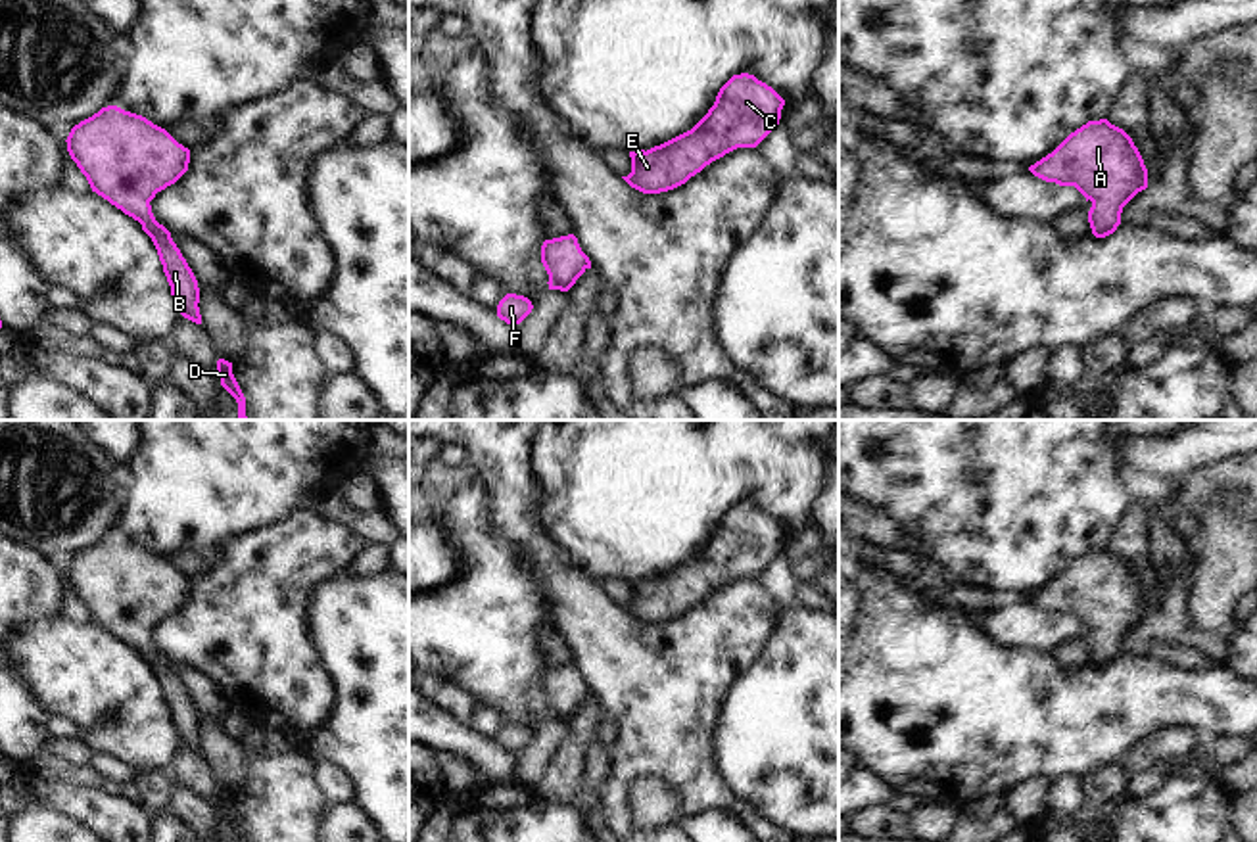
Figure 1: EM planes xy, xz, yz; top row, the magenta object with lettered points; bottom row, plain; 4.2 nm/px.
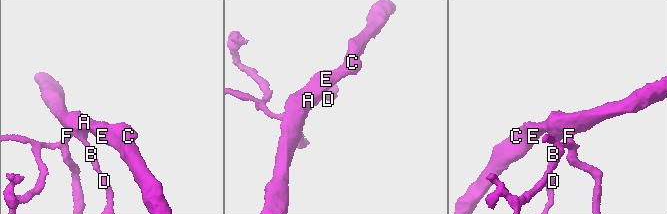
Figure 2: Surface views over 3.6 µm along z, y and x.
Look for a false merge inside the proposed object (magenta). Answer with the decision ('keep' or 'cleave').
keep

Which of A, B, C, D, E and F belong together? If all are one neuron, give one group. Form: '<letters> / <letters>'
A B C D E F

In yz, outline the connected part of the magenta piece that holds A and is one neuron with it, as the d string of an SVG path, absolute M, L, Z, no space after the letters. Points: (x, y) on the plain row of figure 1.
M1107 549L1088 550L1029 600L1046 612L1075 616L1090 629L1088 652L1096 667L1113 664L1123 637L1148 618L1138 577Z

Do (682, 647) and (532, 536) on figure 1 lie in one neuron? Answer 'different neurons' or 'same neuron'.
same neuron

